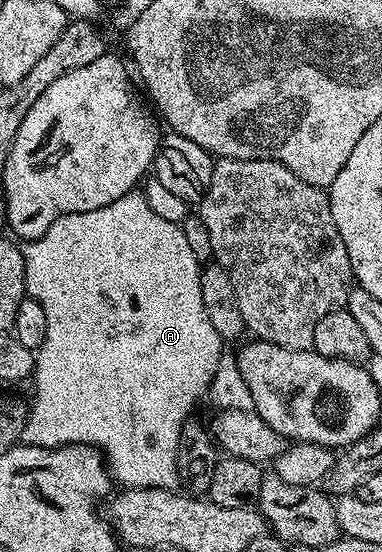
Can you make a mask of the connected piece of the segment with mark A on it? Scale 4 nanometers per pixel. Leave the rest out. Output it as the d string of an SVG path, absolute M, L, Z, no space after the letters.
M137 190L129 191L124 197L120 197L120 201L112 201L112 205L104 205L95 211L88 213L72 213L57 219L39 239L29 240L25 244L22 252L24 257L24 269L26 270L26 293L29 298L40 301L40 305L44 305L44 318L48 321L48 333L44 333L44 345L39 347L36 352L36 362L34 365L34 374L32 376L32 384L34 383L34 407L32 403L32 410L29 412L26 420L26 427L22 431L22 439L25 440L29 446L32 447L58 447L65 446L68 443L85 443L93 445L102 452L105 456L107 468L115 480L118 479L126 489L133 489L136 487L165 487L167 489L174 489L179 486L180 480L178 478L178 466L176 465L176 457L178 456L178 442L180 441L180 429L182 424L186 422L188 416L191 414L190 409L197 403L198 398L205 396L209 392L212 385L212 377L216 377L216 365L220 365L224 354L224 341L220 337L220 333L216 333L212 321L208 321L208 313L204 309L204 297L200 297L200 277L202 276L202 267L198 262L196 253L192 253L192 248L188 246L188 241L184 237L181 226L172 221L166 221L159 214L154 213L149 208L148 201L142 193Z

